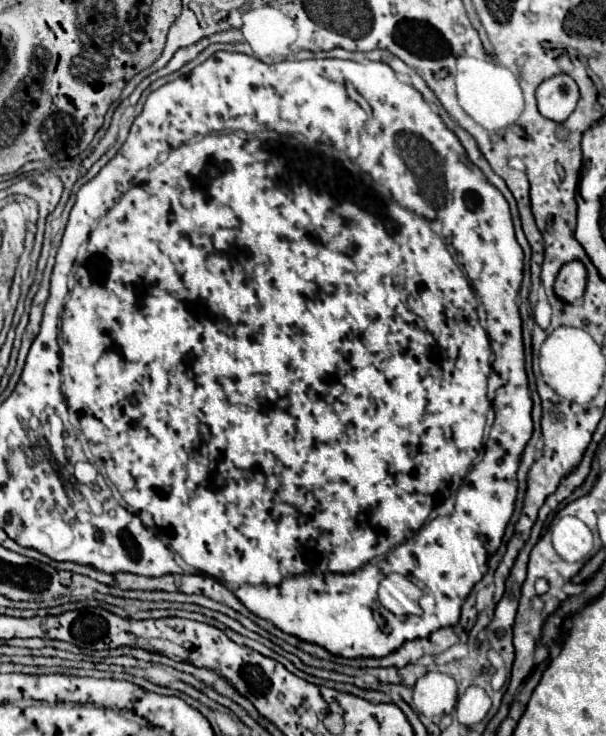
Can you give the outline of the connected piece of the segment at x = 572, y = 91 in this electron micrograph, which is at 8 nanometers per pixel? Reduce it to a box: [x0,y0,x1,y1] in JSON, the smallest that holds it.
[537,74,579,122]

